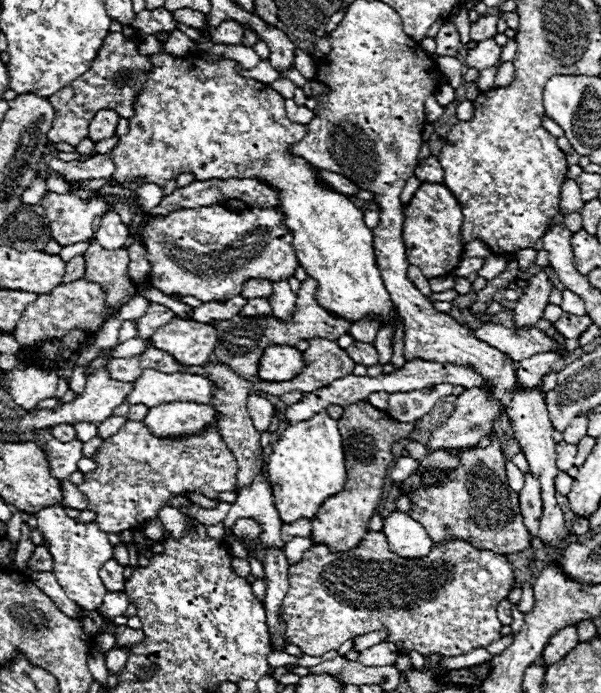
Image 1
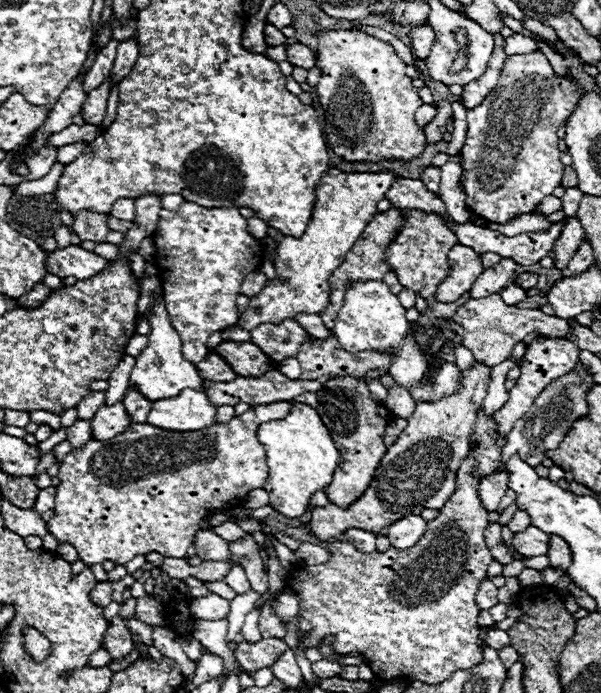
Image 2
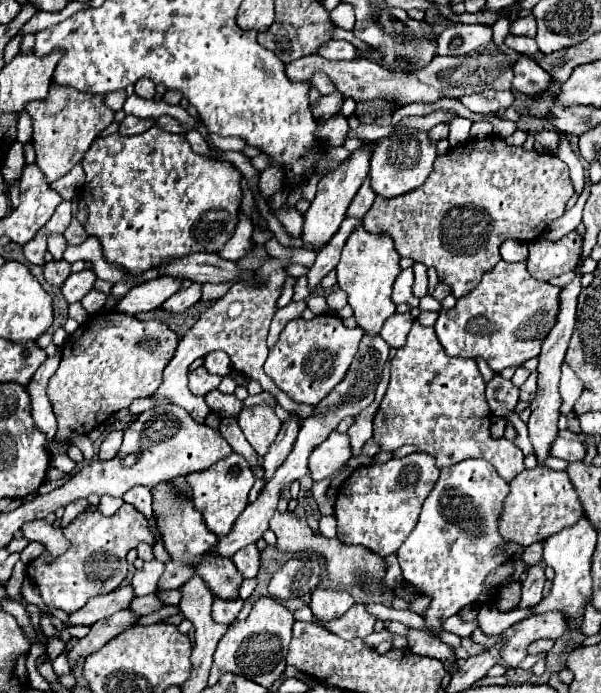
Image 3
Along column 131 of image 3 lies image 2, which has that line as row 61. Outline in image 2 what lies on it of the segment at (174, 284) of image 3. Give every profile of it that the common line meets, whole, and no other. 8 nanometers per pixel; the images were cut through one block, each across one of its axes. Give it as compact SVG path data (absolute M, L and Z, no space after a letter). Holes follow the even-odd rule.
M292 44L292 46L288 46L288 62L292 62L294 66L302 66L302 68L306 68L306 70L310 70L310 68L314 68L314 54L312 54L312 50L308 50L304 44Z

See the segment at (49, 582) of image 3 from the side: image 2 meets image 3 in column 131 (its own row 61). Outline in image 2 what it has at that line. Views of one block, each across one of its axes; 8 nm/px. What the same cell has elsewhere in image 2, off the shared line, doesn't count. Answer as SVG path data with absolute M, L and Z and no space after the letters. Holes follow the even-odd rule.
M542 52L514 54L506 58L496 88L488 92L482 104L468 110L468 132L460 150L460 164L464 170L460 186L466 194L466 206L476 216L496 224L510 222L520 214L532 214L542 202L542 198L552 194L560 186L564 164L560 162L562 152L558 150L556 132L558 126L576 108L582 94L584 92L578 80L574 76L556 76L554 68Z

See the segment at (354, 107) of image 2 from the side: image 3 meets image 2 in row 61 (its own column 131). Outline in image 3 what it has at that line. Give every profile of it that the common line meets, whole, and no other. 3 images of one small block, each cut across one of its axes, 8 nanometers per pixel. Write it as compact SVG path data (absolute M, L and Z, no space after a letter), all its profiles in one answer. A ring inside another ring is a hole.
M120 312L90 316L64 342L60 366L48 384L48 398L58 418L56 438L68 440L70 430L88 434L94 426L106 422L112 412L128 408L134 398L154 394L178 342L180 336L156 320L142 322Z

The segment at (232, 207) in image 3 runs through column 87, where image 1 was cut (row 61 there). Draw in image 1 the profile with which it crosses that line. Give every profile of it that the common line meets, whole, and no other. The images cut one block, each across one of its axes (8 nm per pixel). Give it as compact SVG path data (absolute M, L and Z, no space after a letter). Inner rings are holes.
M152 54L152 64L154 64L154 70L148 74L148 80L144 84L144 90L136 96L136 102L134 102L134 118L130 118L130 132L120 136L120 144L110 152L110 156L114 158L116 162L116 172L112 178L116 178L118 182L122 182L124 178L134 178L134 176L142 176L146 182L154 182L158 186L164 186L170 178L176 178L180 176L182 172L194 172L196 180L208 180L208 178L262 178L266 182L270 182L274 186L274 190L278 192L280 196L280 204L278 208L284 212L286 216L286 224L288 228L292 230L292 244L294 244L294 250L298 254L298 260L300 260L300 266L306 270L306 274L310 278L314 278L318 282L318 302L322 302L322 306L326 310L330 310L332 314L338 314L340 318L350 318L350 322L360 322L362 318L374 314L380 318L380 326L384 326L386 322L392 322L392 328L396 330L396 324L400 320L400 316L394 316L394 304L384 288L384 282L380 278L380 270L376 266L376 256L374 256L374 246L372 246L372 230L364 224L364 214L360 208L356 208L348 196L344 194L338 194L334 190L330 190L328 186L320 184L318 182L318 176L314 172L314 168L310 164L306 164L302 158L296 158L288 152L288 146L300 142L304 136L306 136L306 126L302 124L292 124L286 116L286 110L284 110L284 98L274 92L268 84L262 84L262 82L256 82L256 80L250 80L250 78L242 78L236 74L234 70L234 62L232 60L220 60L220 62L204 62L200 60L198 56L188 56L188 58L182 58L182 60L176 60L174 56L170 54Z

